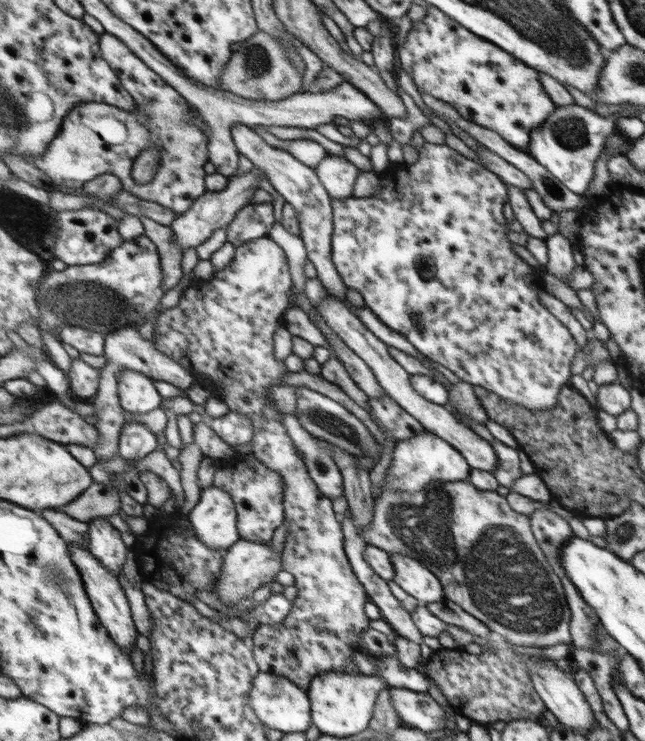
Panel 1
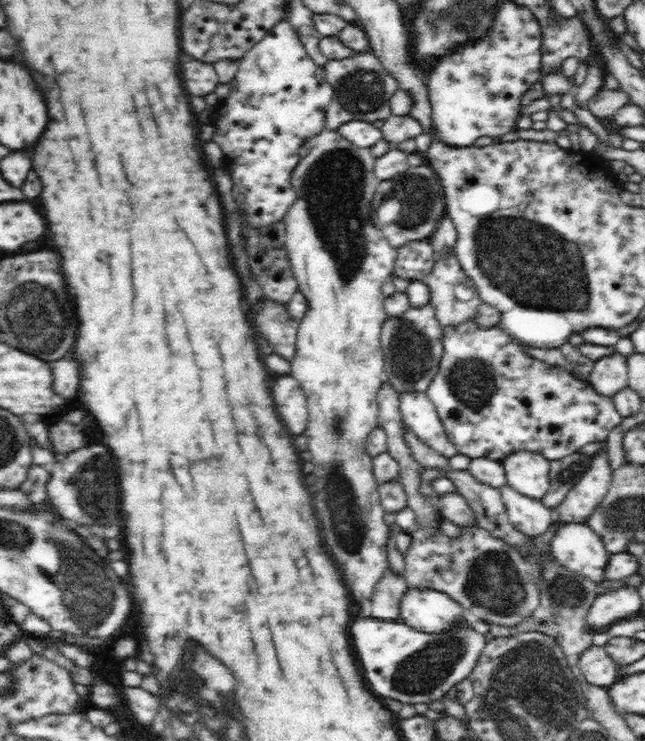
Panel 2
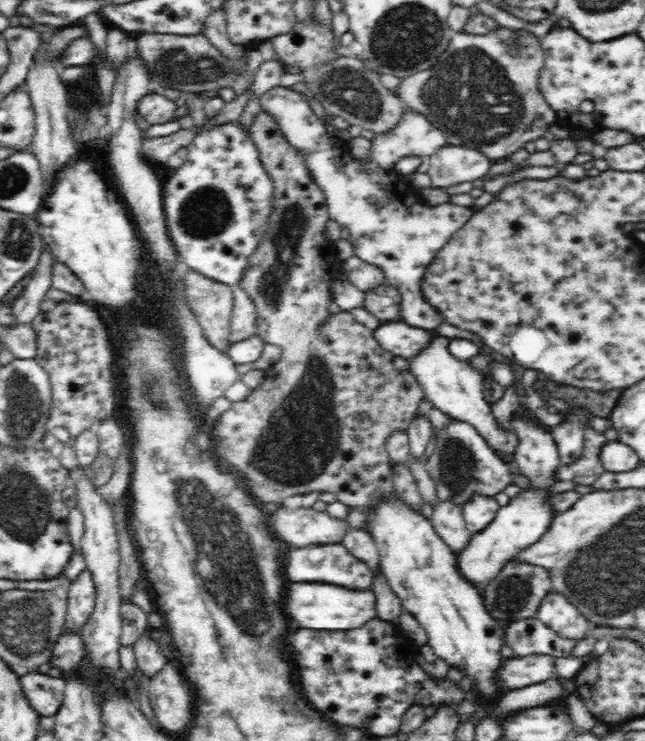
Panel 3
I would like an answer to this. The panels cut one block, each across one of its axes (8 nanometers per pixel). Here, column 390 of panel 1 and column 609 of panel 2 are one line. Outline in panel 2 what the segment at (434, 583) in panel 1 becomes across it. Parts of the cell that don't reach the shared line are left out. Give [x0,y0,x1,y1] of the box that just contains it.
[549,521,611,586]

